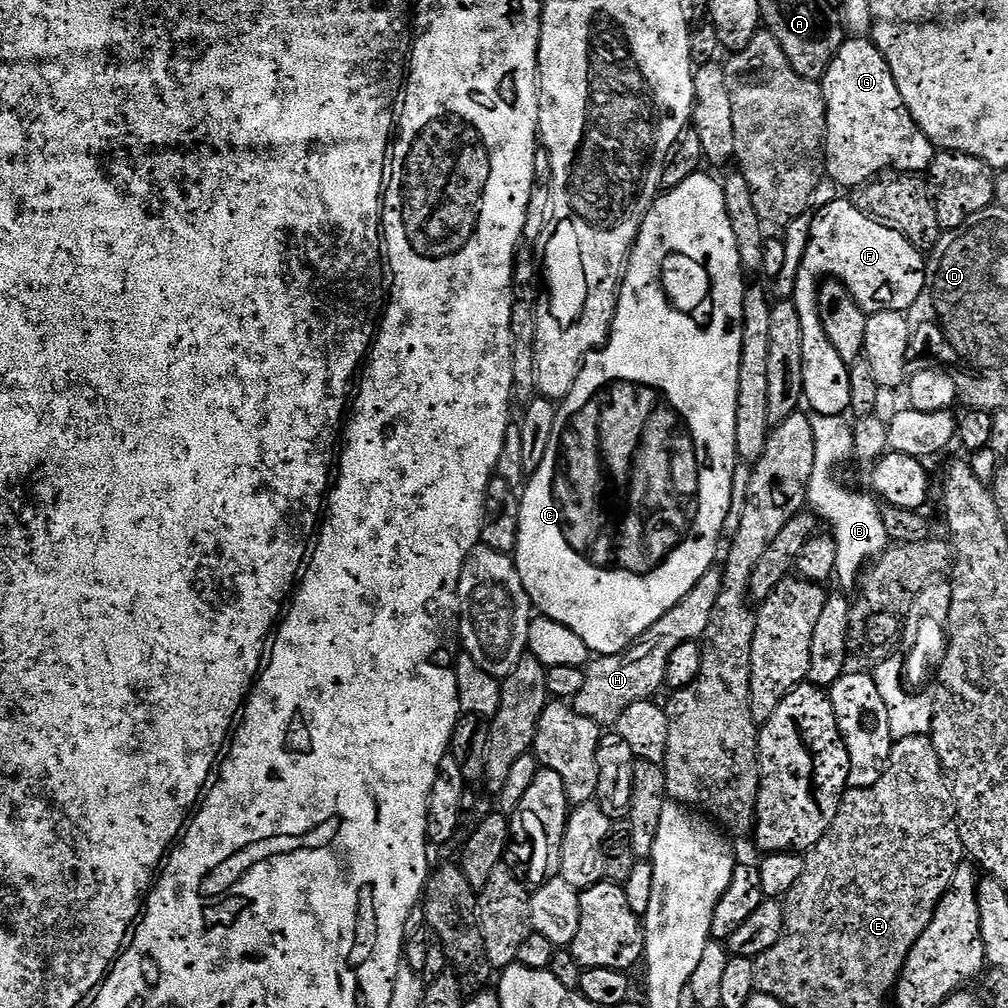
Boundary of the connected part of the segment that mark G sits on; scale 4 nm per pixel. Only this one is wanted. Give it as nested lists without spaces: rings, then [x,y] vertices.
[[[848,38],[845,39],[844,45],[838,50],[838,54],[830,62],[830,66],[826,70],[822,81],[824,90],[824,101],[826,102],[826,126],[827,132],[824,133],[824,154],[826,157],[826,176],[830,181],[833,180],[836,184],[841,184],[847,190],[855,190],[862,185],[873,180],[874,177],[880,175],[881,172],[895,170],[898,172],[914,172],[924,174],[931,169],[932,162],[936,158],[937,149],[934,147],[930,138],[926,138],[926,134],[922,134],[922,130],[914,122],[914,118],[910,118],[910,110],[906,110],[906,102],[902,102],[902,94],[898,94],[898,82],[894,82],[894,74],[890,74],[890,66],[886,62],[886,58],[876,45],[868,38]]]

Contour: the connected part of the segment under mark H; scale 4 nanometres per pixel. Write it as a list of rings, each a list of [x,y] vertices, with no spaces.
[[[714,566],[710,570],[706,570],[706,574],[702,574],[698,586],[694,586],[694,590],[690,590],[690,594],[686,594],[686,598],[682,598],[682,602],[678,602],[662,619],[654,622],[654,626],[650,626],[640,635],[639,640],[625,648],[619,656],[596,656],[587,665],[586,686],[582,686],[582,691],[570,702],[576,712],[601,726],[607,726],[607,724],[614,726],[618,722],[618,718],[622,718],[622,710],[626,710],[626,706],[639,700],[655,697],[657,695],[655,692],[659,688],[665,687],[664,675],[666,674],[666,666],[670,662],[670,654],[674,650],[678,650],[678,646],[691,644],[703,637],[706,622],[710,622],[710,613],[714,611],[714,602],[718,598],[718,590],[722,588],[723,577],[723,571],[719,567]]]

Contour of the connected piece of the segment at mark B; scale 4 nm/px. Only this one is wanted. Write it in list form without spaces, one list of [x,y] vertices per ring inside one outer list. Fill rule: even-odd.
[[[829,416],[827,420],[822,420],[822,430],[814,430],[814,470],[808,484],[807,505],[832,528],[830,530],[837,546],[835,579],[842,584],[855,585],[862,569],[883,553],[890,546],[890,541],[881,507],[875,497],[868,492],[864,494],[852,490],[834,478],[836,466],[848,460],[846,450],[853,450],[852,432],[846,432],[847,429],[838,422],[838,416]]]

